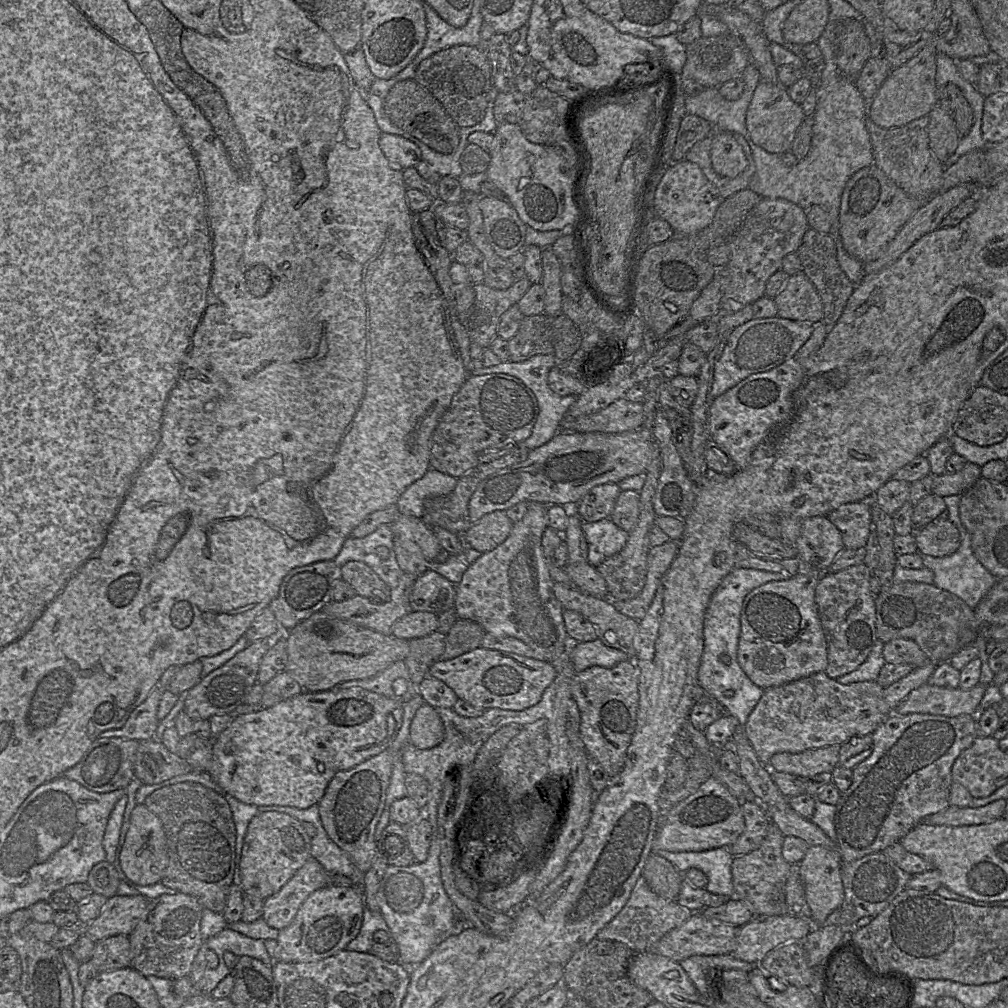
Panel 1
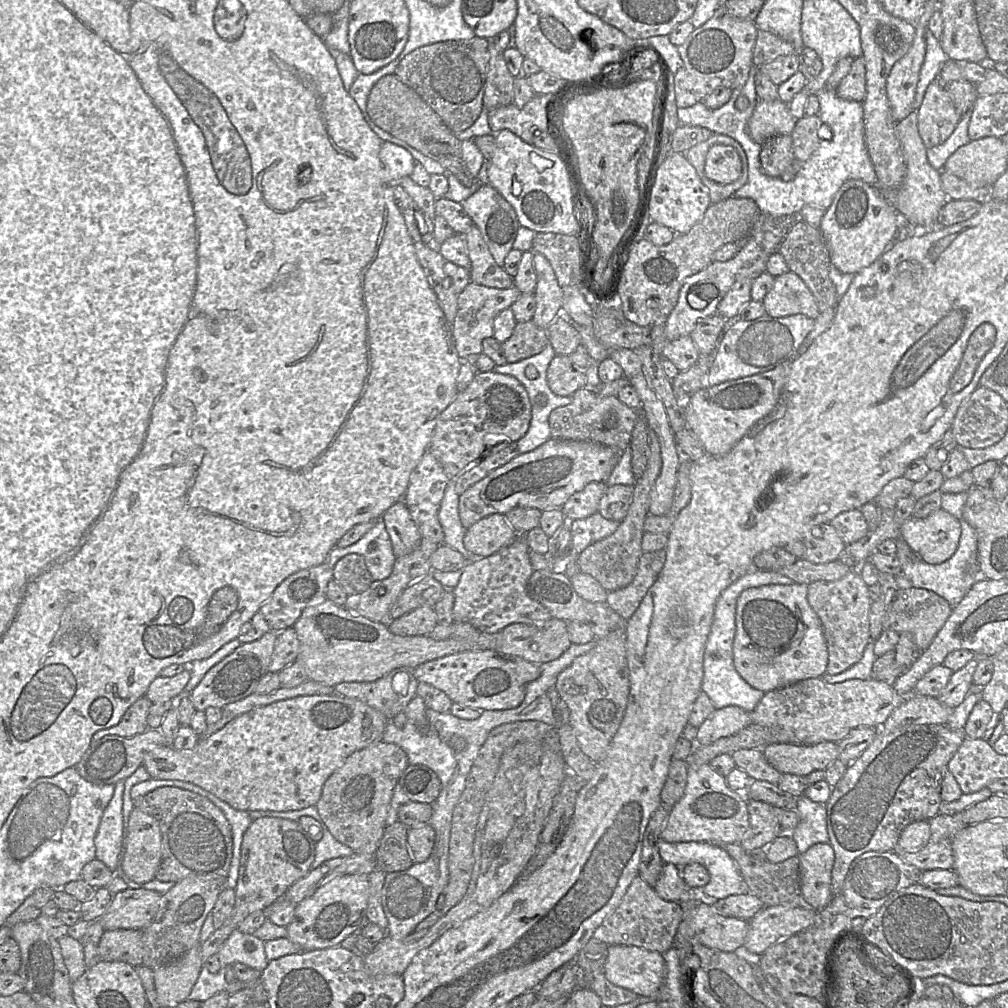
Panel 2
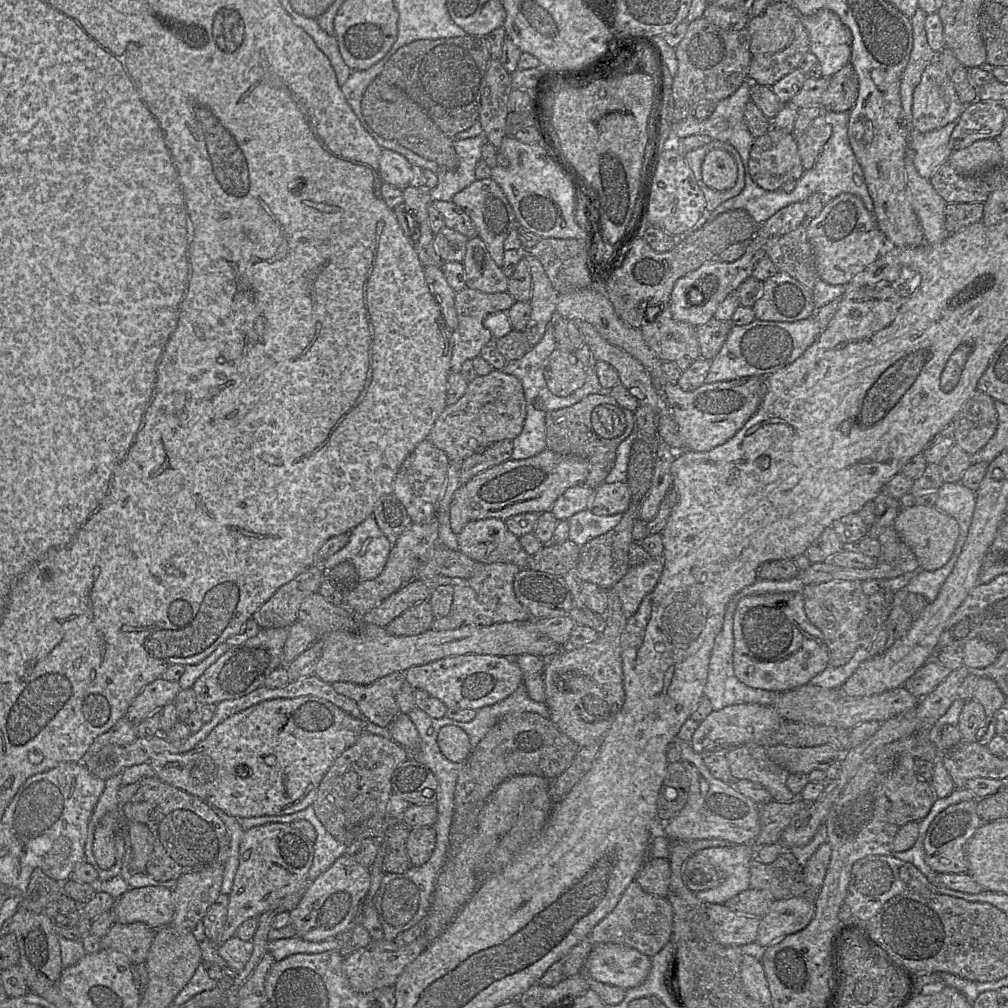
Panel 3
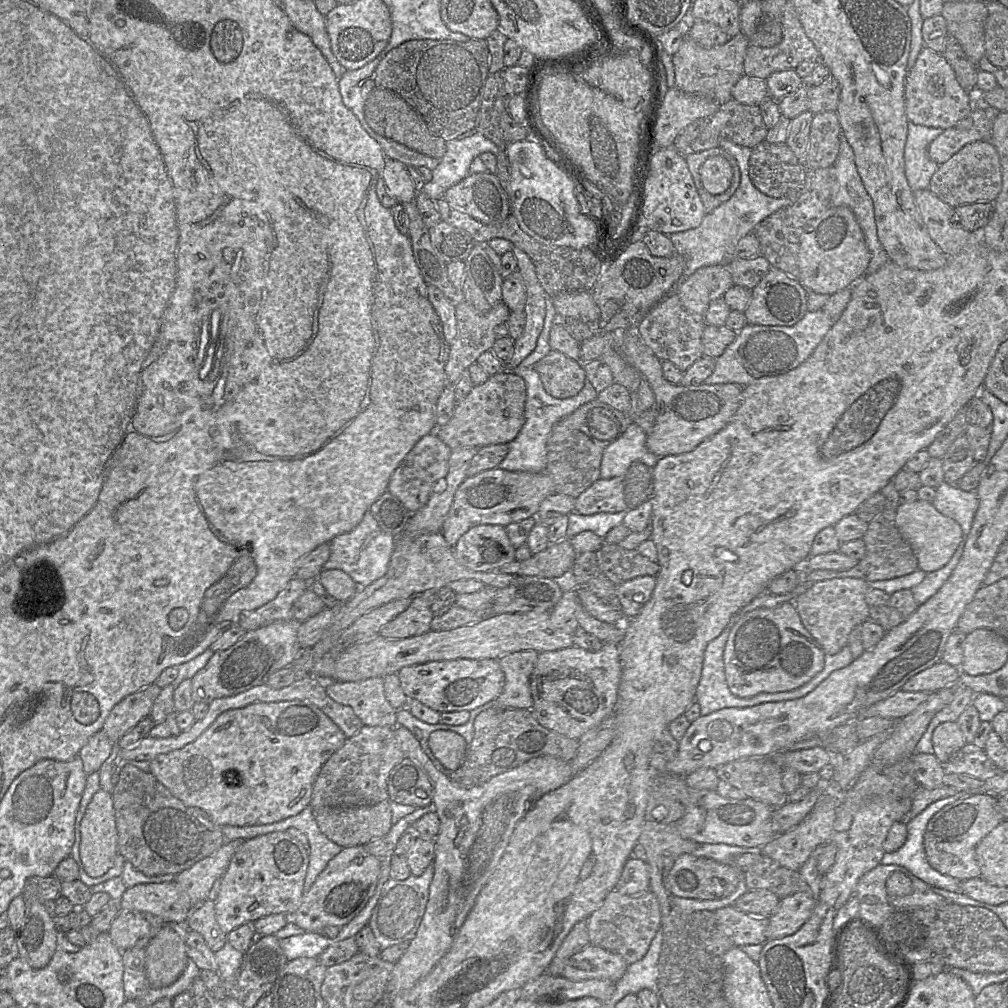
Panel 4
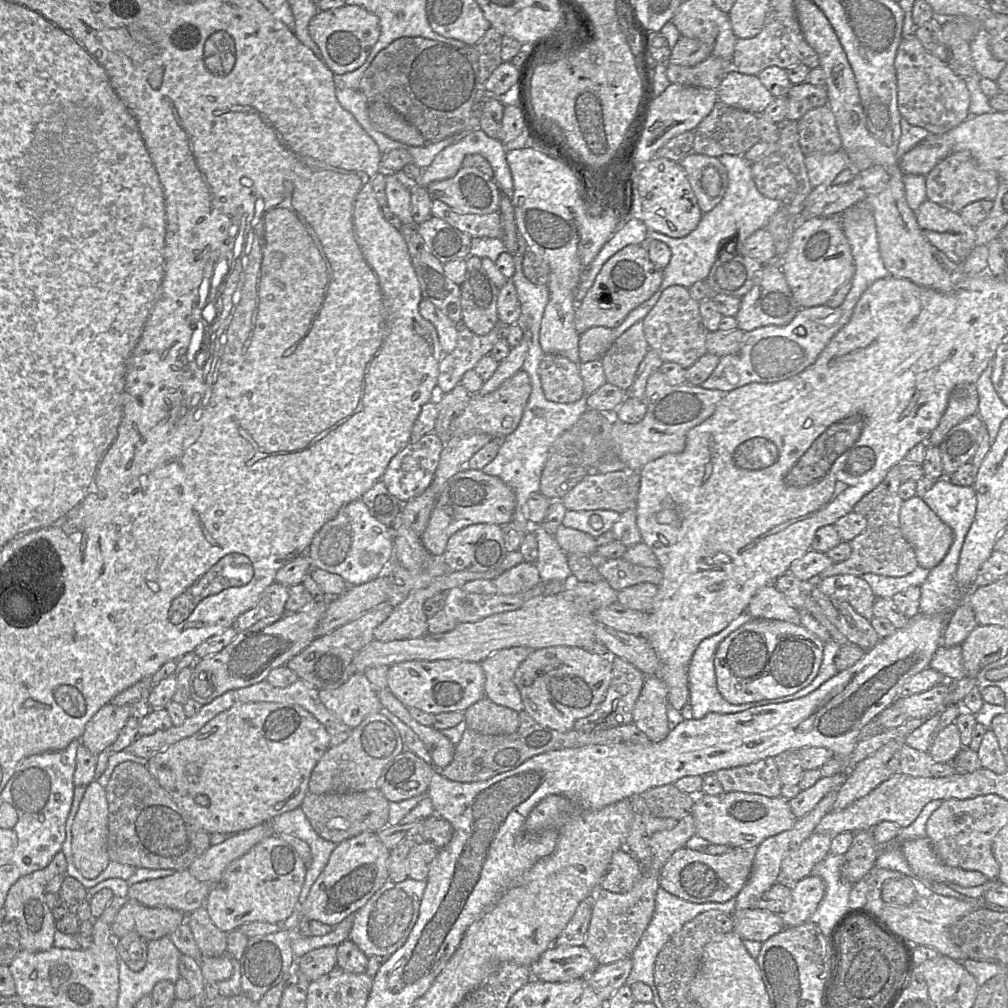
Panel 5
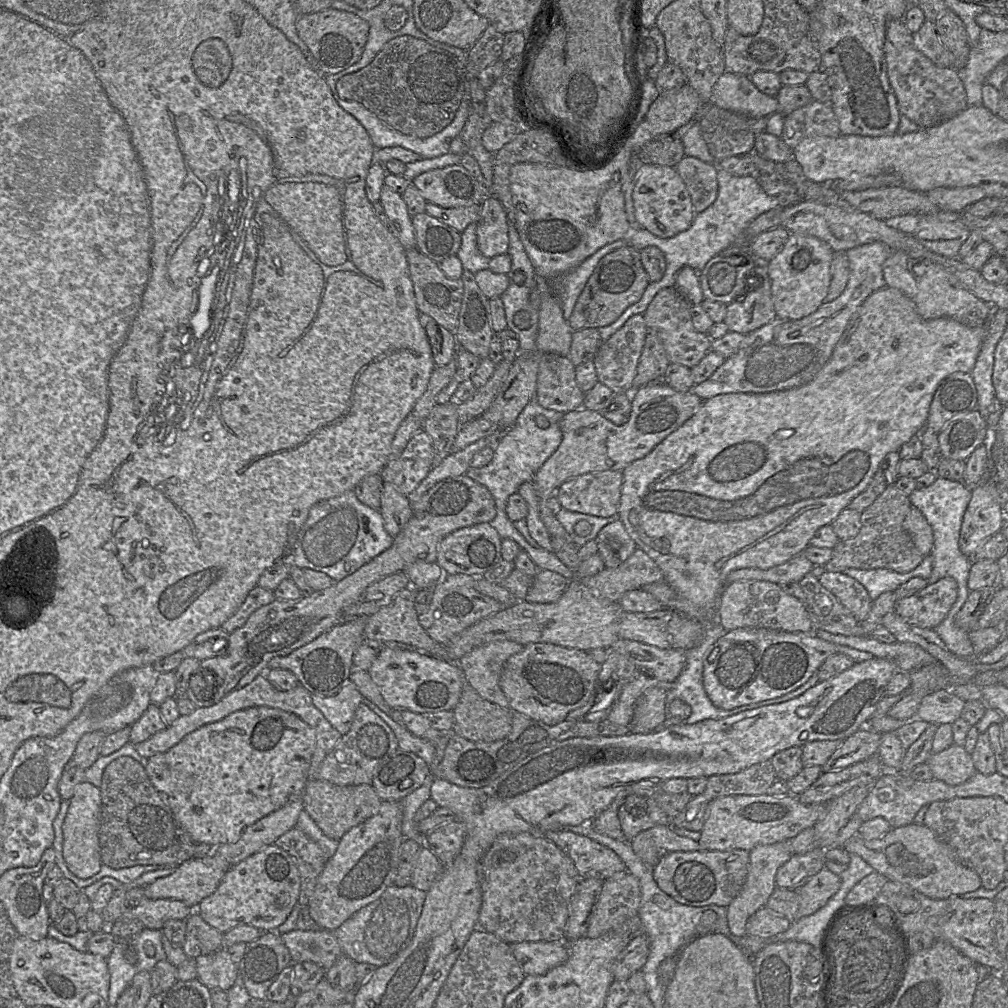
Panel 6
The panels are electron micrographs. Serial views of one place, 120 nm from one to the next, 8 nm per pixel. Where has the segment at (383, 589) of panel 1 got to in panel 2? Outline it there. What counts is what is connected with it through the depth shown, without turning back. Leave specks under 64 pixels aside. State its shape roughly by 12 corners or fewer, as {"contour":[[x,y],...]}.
{"contour":[[348,554],[333,580],[348,596],[373,582],[364,558]]}

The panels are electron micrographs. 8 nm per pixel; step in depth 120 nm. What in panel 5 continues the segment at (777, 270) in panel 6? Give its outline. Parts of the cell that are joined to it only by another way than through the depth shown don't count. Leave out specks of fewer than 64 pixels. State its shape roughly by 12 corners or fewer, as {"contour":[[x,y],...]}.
{"contour":[[837,217],[802,219],[780,268],[800,308],[855,273]]}

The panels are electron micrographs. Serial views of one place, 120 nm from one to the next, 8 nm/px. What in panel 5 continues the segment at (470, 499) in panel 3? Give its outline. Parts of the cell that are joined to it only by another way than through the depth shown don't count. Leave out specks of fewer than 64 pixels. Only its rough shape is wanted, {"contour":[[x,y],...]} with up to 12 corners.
{"contour":[[464,468],[438,495],[420,540],[443,555],[449,538],[513,521],[516,495]]}

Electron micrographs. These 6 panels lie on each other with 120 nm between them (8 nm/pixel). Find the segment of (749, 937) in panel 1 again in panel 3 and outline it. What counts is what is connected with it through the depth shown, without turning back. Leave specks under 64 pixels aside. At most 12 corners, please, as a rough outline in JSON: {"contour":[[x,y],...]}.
{"contour":[[776,900],[760,918],[756,942],[767,947],[804,929],[814,901]]}

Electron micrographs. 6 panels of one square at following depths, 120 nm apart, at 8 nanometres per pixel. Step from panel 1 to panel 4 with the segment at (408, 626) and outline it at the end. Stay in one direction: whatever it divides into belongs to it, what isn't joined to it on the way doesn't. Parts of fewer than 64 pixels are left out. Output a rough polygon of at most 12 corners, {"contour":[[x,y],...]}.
{"contour":[[433,593],[414,596],[379,635],[405,639],[428,632]]}

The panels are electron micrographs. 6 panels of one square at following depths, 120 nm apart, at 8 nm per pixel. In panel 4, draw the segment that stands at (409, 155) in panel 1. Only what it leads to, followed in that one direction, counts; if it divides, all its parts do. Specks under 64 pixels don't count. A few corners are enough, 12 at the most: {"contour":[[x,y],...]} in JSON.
{"contour":[[386,158],[381,177],[402,204],[417,191],[402,162]]}

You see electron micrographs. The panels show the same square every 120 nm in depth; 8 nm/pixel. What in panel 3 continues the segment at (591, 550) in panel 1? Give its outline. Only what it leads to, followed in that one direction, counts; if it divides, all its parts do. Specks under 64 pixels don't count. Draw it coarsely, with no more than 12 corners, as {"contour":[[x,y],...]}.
{"contour":[[588,509],[568,519],[568,540],[582,547],[613,529],[623,514]]}

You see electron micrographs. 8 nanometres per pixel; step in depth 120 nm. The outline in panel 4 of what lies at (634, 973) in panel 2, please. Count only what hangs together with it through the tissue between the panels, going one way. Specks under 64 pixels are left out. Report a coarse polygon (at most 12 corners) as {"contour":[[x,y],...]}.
{"contour":[[589,944],[566,960],[560,976],[617,982],[621,955]]}

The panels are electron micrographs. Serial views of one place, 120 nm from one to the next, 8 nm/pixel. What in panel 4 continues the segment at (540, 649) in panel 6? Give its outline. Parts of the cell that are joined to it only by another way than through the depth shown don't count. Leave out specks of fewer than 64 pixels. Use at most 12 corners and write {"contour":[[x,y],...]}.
{"contour":[[618,645],[541,652],[532,712],[579,739],[614,714]]}

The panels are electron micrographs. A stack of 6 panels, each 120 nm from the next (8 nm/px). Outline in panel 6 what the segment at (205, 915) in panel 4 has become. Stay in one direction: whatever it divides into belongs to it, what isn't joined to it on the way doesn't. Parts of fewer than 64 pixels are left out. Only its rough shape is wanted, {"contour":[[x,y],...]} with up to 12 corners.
{"contour":[[198,912],[186,919],[190,958],[223,948],[223,933]]}

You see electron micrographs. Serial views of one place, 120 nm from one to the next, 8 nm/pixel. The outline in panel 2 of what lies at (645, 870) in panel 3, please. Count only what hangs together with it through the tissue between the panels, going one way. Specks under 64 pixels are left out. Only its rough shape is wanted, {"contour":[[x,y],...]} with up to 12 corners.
{"contour":[[664,863],[653,889],[660,898],[680,904],[700,891],[689,887],[682,868]]}

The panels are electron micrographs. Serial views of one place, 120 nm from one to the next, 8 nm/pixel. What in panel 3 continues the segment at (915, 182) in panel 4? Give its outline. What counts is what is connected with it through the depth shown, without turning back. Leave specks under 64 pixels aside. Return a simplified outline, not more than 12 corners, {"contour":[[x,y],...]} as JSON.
{"contour":[[954,121],[908,132],[914,166],[930,180],[953,153]]}

